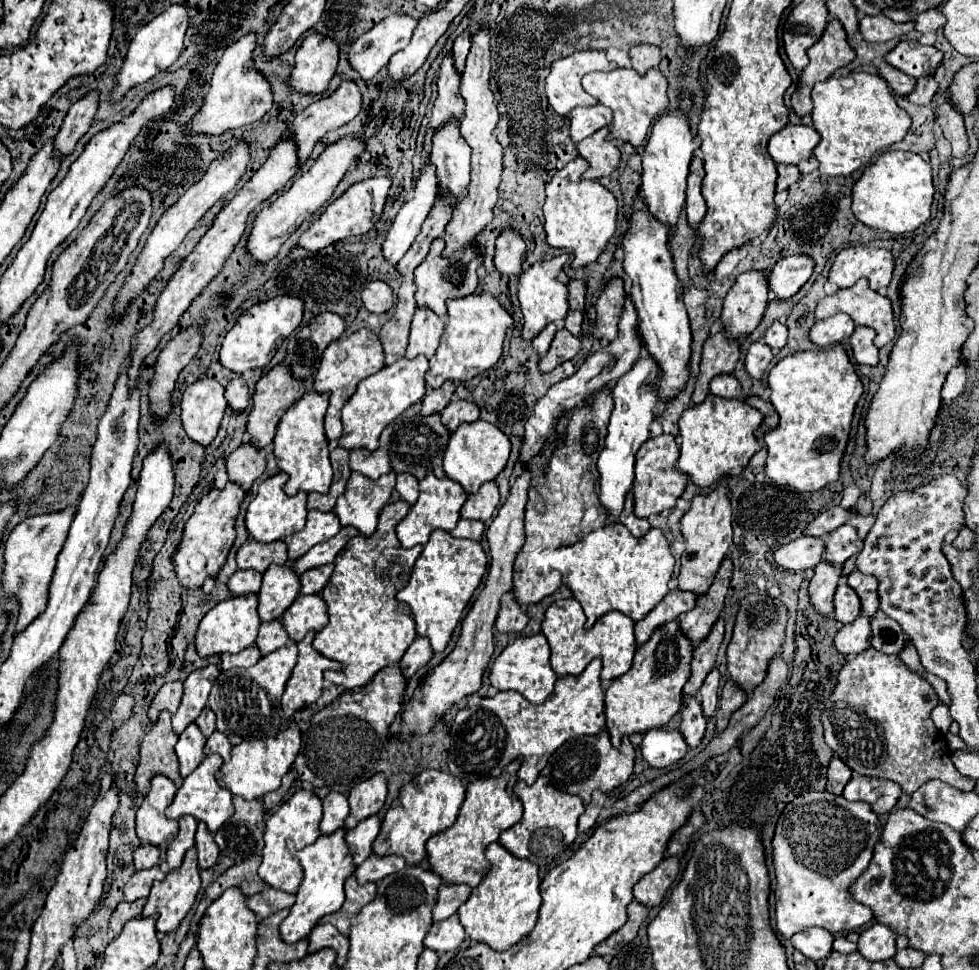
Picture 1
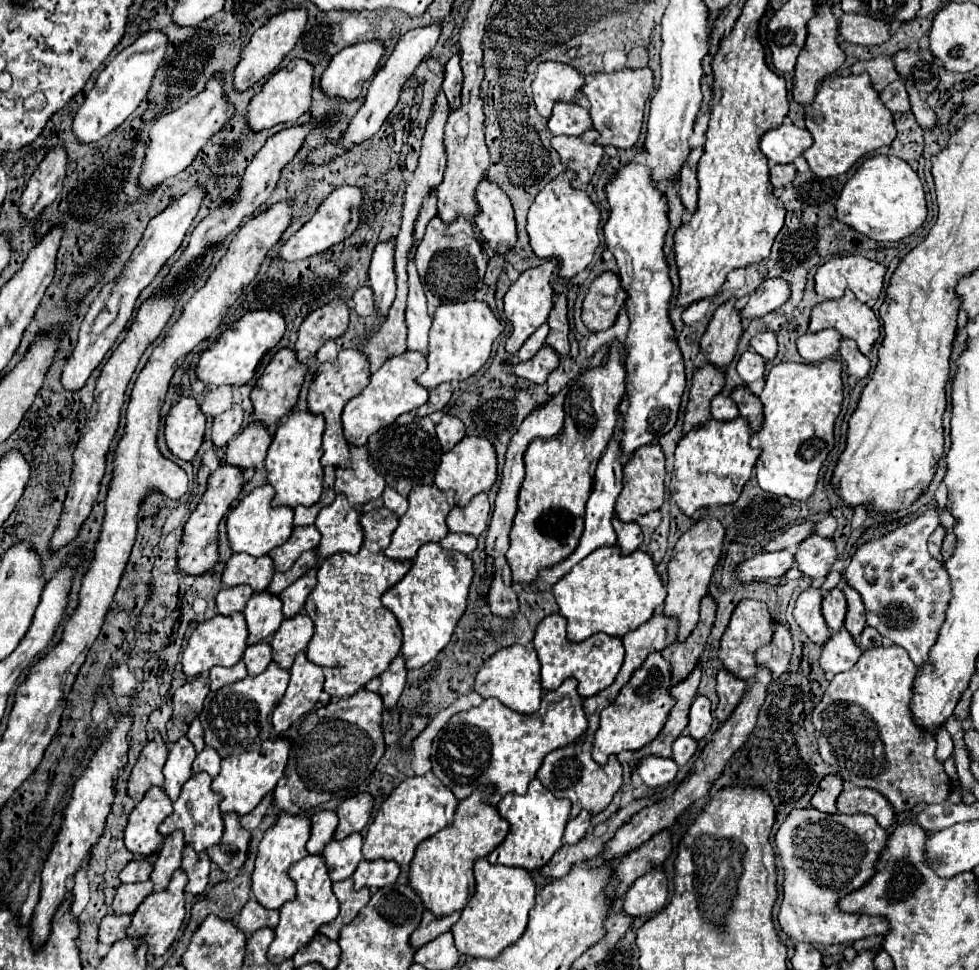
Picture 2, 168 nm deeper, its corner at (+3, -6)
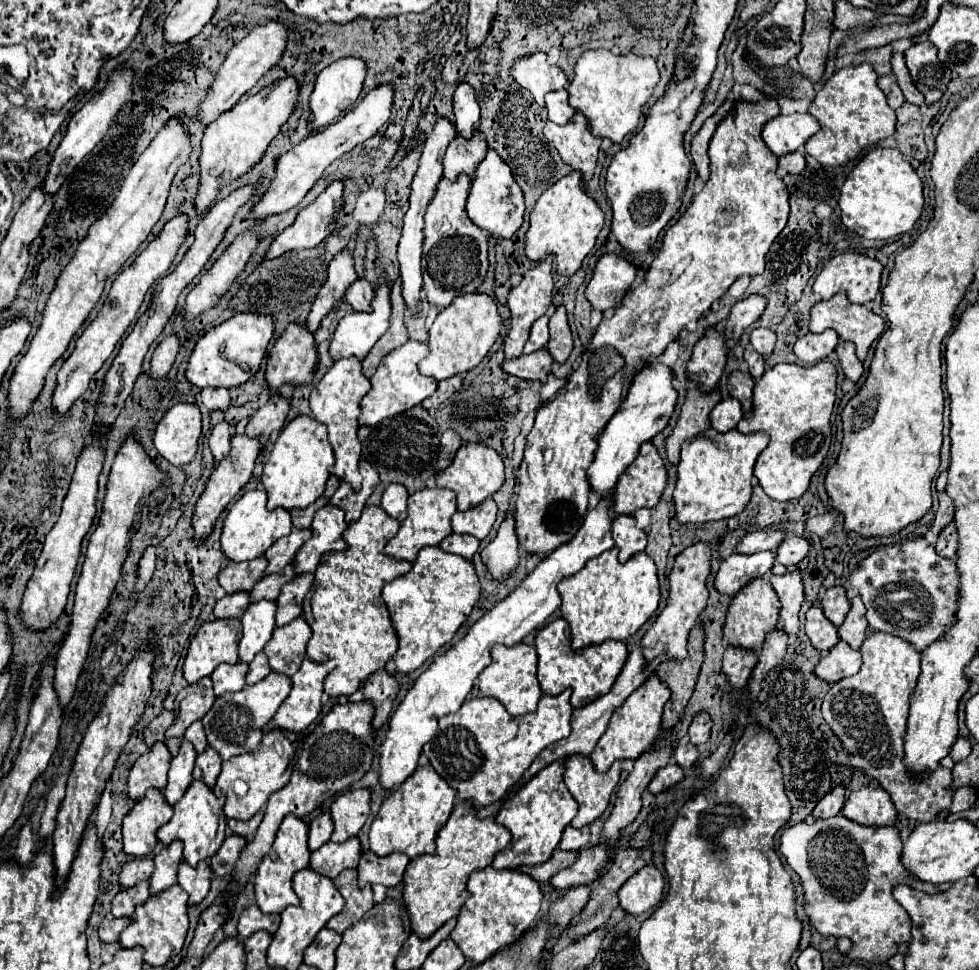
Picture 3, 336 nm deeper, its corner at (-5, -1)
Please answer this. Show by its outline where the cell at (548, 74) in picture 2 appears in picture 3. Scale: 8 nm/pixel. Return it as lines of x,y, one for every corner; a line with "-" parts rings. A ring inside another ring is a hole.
532,53
528,57
520,57
512,65
510,75
520,87
532,93
534,101
540,107
544,107
544,95
548,91
558,91
568,85
566,75
558,67
548,65
544,53

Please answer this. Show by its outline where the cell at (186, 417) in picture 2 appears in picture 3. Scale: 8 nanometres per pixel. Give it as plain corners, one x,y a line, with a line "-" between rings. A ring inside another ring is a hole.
178,403
158,421
154,447
174,467
182,467
190,463
198,451
200,429
200,409
194,403

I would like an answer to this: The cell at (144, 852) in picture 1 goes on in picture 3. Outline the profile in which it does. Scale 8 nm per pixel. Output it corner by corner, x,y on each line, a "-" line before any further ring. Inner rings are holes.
140,857
140,859
134,859
130,863
126,863
120,871
120,885
122,887
132,887
136,885
138,881
142,879
150,879
154,871
154,861
148,859
148,857

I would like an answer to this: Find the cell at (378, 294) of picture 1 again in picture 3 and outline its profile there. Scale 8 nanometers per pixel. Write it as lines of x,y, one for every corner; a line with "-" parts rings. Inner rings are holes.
356,279
354,285
346,291
346,301
354,307
354,311
370,311
370,303
374,299
372,285
366,279

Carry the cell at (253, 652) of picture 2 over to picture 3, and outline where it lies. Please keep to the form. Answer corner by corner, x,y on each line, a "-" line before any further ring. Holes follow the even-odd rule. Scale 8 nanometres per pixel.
258,653
254,657
254,661
248,665
248,675
246,675
246,685
254,685
258,681
262,681
266,675
270,673
270,667
268,667
268,657
264,653

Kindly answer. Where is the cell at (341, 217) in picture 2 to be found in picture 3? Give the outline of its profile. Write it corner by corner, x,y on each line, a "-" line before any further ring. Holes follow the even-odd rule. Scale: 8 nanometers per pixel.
342,181
330,183
310,205
306,205
290,227
276,235
266,259
276,259
292,249
310,249
322,243
334,229
334,213
342,203

